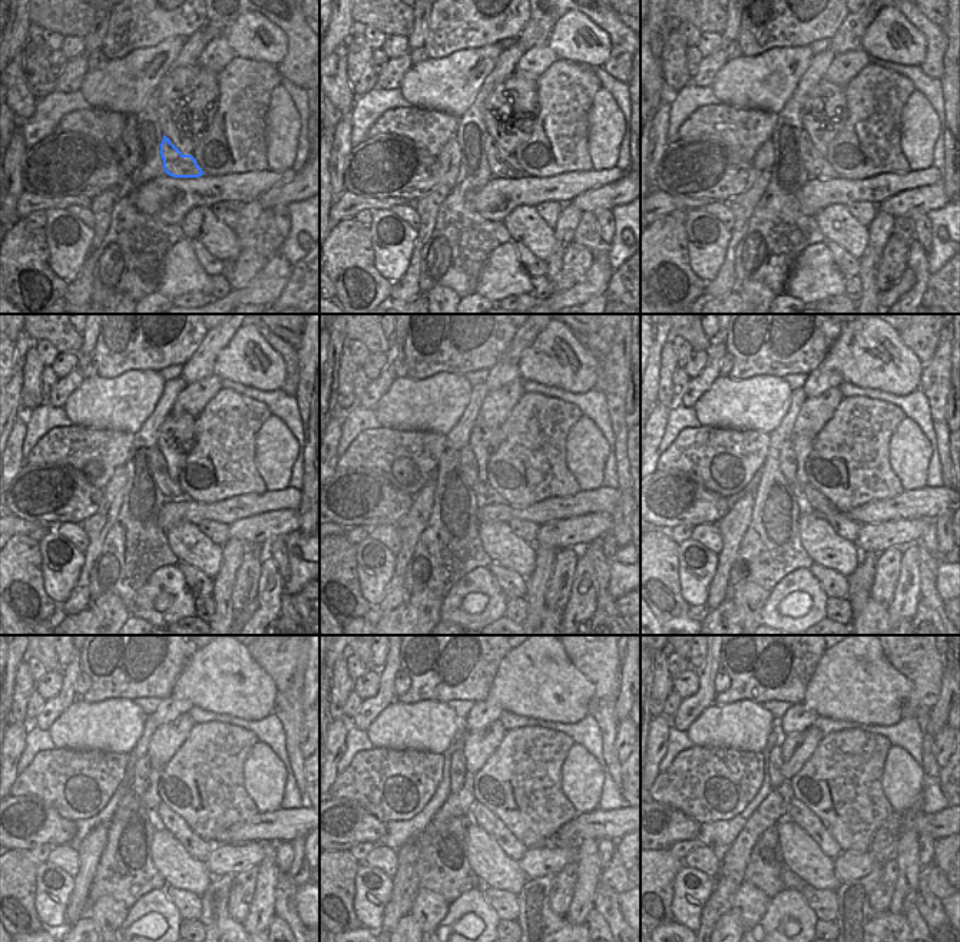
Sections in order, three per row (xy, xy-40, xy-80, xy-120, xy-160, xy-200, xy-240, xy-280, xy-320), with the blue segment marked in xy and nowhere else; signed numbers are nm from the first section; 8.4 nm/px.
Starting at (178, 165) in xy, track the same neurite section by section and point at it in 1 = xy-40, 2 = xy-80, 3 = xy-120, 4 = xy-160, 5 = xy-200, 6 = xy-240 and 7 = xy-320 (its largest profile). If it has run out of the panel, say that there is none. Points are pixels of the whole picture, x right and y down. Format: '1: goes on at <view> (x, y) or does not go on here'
1: goes on at xy-40 (502, 165)
2: goes on at xy-80 (814, 161)
3: goes on at xy-120 (169, 488)
4: goes on at xy-160 (470, 468)
5: goes on at xy-200 (787, 459)
6: goes on at xy-240 (142, 770)
7: goes on at xy-320 (775, 752)

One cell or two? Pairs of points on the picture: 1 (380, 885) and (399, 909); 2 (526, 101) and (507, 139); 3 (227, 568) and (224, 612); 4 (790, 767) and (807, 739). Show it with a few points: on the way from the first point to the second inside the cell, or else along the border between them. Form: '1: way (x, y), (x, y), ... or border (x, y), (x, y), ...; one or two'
1: border (390, 901), (384, 908), (381, 926); two
2: way (509, 103), (489, 109), (495, 122); one
3: way (224, 579), (224, 601); one
4: way (793, 760), (803, 746); one

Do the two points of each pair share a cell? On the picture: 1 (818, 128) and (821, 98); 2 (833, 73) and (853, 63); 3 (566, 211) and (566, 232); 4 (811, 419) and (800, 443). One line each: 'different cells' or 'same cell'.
1: same cell
2: same cell
3: same cell
4: different cells

